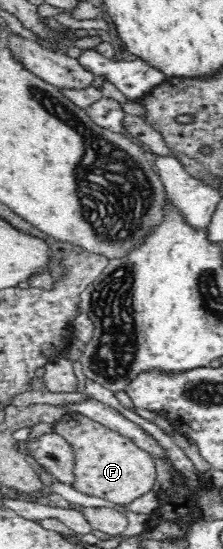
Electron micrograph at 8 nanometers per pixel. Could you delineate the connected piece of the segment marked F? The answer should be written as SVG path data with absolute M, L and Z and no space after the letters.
M66 413L61 419L57 419L57 422L53 424L52 430L65 437L71 443L73 451L75 451L74 474L76 482L73 487L79 492L89 496L99 496L99 498L104 498L109 500L109 502L113 502L113 504L119 505L129 504L135 498L139 498L142 494L153 490L156 482L153 456L139 447L133 439L111 430L97 421L70 413Z

